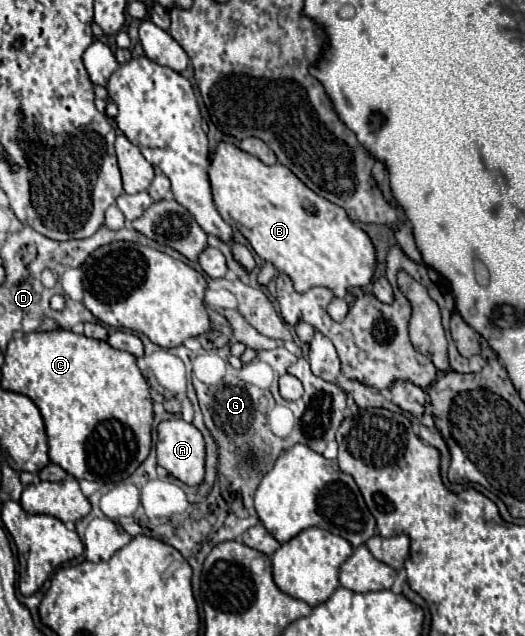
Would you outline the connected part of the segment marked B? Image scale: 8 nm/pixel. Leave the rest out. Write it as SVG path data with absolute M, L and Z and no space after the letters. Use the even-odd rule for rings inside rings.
M220 143L210 163L208 175L212 183L214 205L222 219L246 237L260 259L272 263L280 273L288 275L298 293L304 293L310 287L326 287L334 293L334 297L346 297L348 289L366 287L372 283L376 269L376 249L368 233L356 227L342 207L336 207L328 199L316 195L284 165L264 165L260 159L240 151L236 145Z

